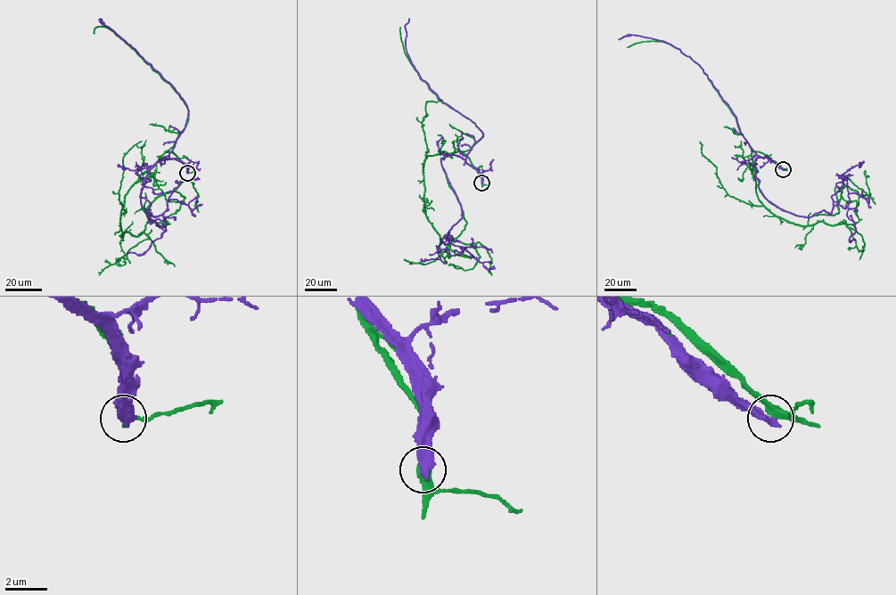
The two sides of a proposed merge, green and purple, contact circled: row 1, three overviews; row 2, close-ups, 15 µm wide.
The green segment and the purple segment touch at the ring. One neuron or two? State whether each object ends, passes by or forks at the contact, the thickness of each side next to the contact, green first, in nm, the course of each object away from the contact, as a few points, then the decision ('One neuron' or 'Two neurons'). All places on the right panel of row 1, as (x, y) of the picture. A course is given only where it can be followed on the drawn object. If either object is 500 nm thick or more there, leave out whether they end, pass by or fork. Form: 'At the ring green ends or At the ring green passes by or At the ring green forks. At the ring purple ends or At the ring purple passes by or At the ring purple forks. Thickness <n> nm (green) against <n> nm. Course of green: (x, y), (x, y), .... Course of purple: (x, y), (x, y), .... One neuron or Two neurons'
At the ring green passes by. At the ring purple ends. Thickness 400 nm (green) against 480 nm. Course of green: (783, 169), (752, 152), (763, 196), (811, 216), (838, 213), (844, 186), (870, 194), (865, 170), (854, 167). Course of purple: (783, 169), (766, 158), (755, 161), (768, 199), (803, 216), (847, 207), (855, 228), (849, 240), (854, 240). Two neurons

